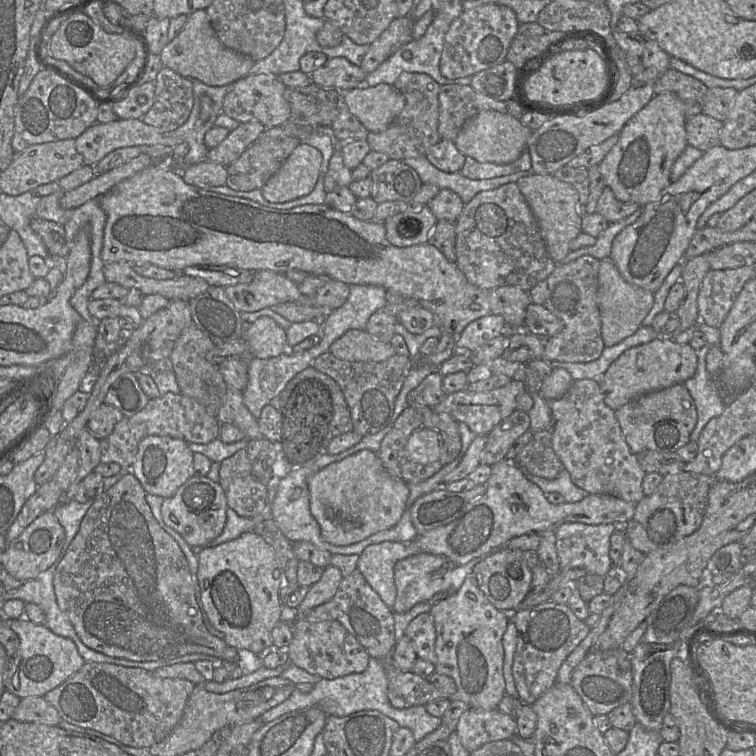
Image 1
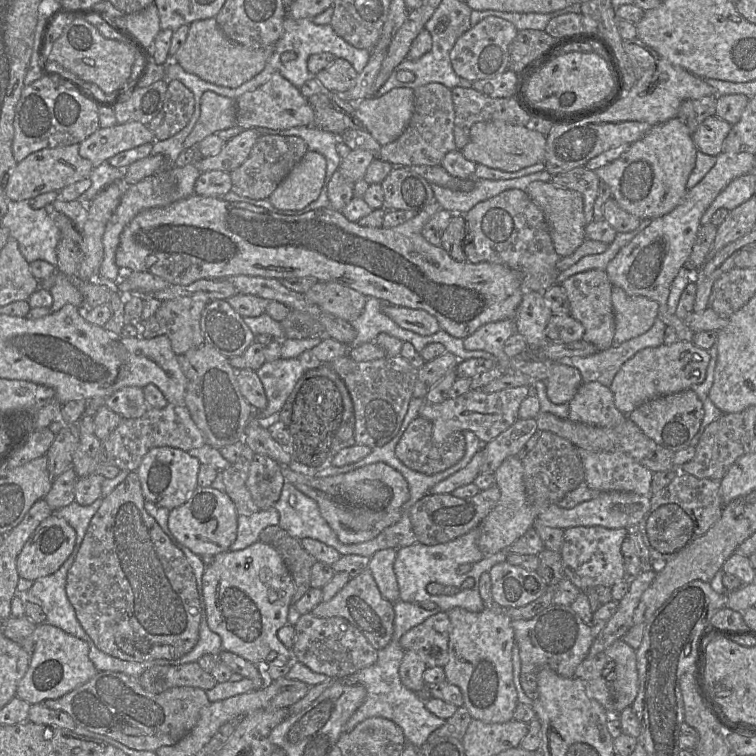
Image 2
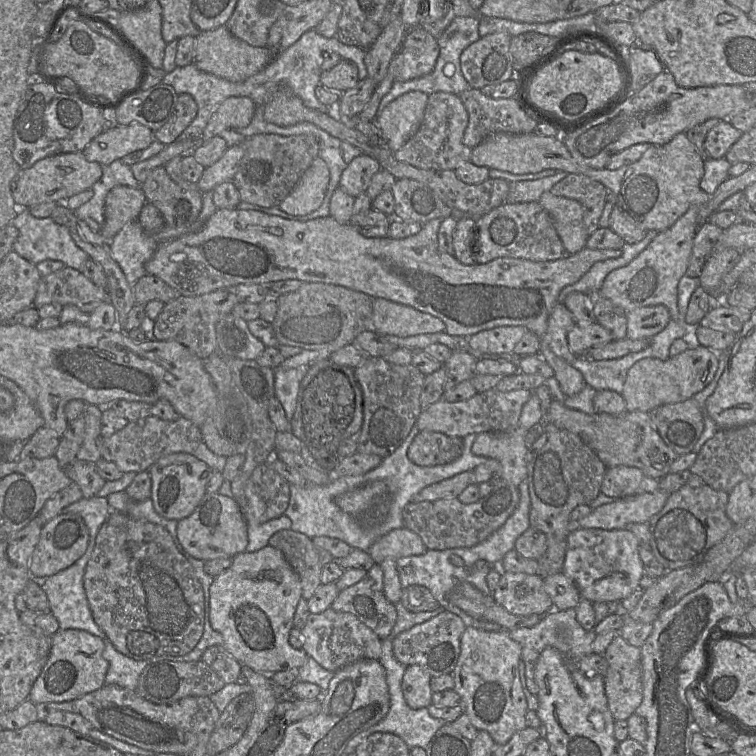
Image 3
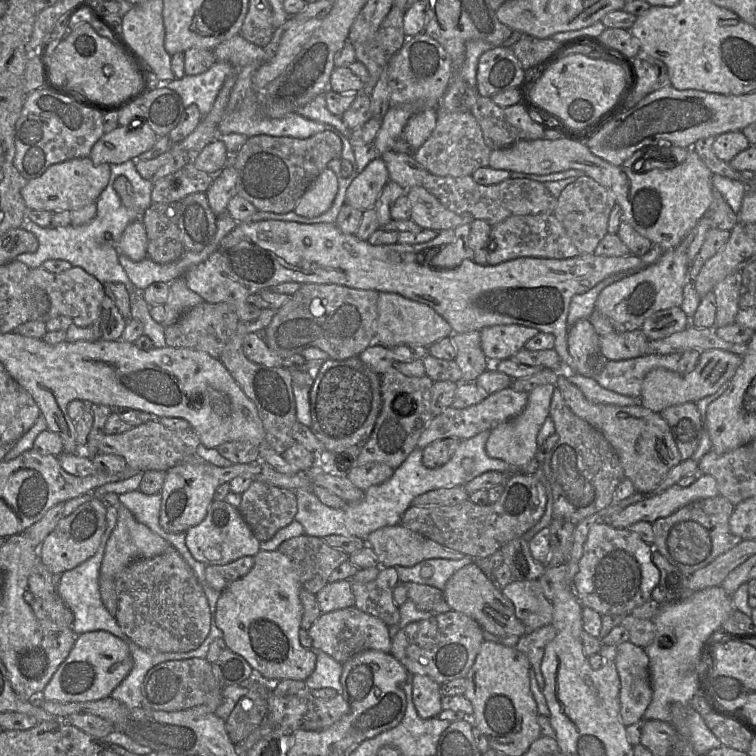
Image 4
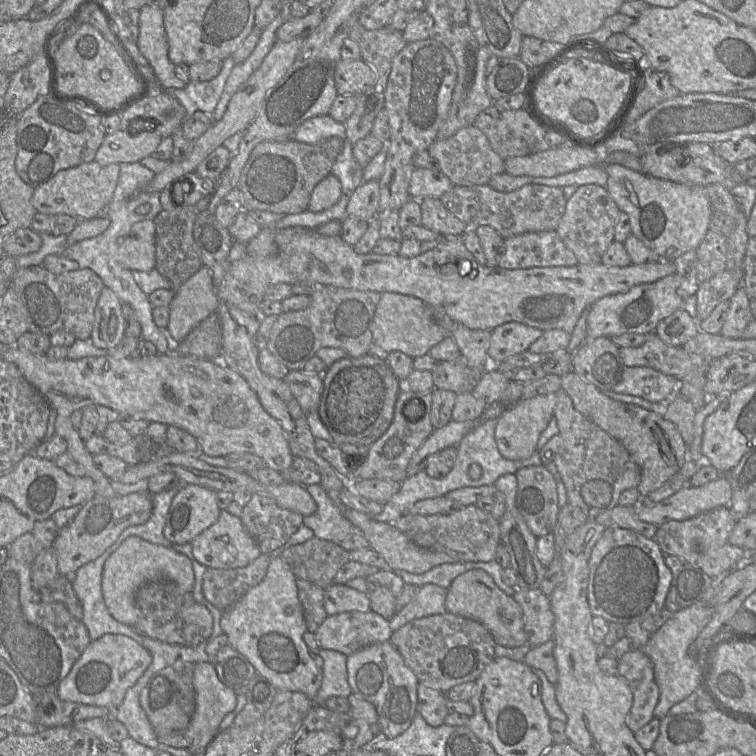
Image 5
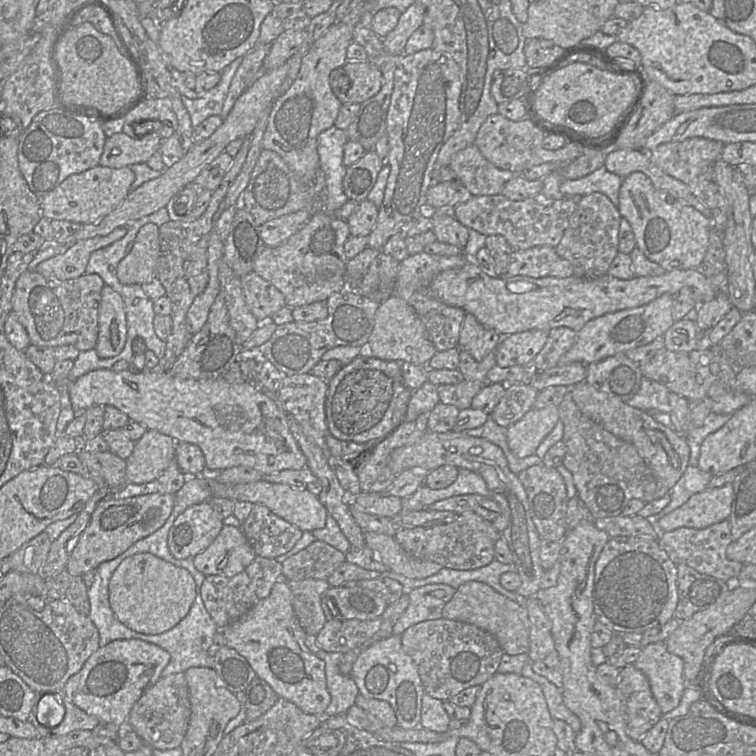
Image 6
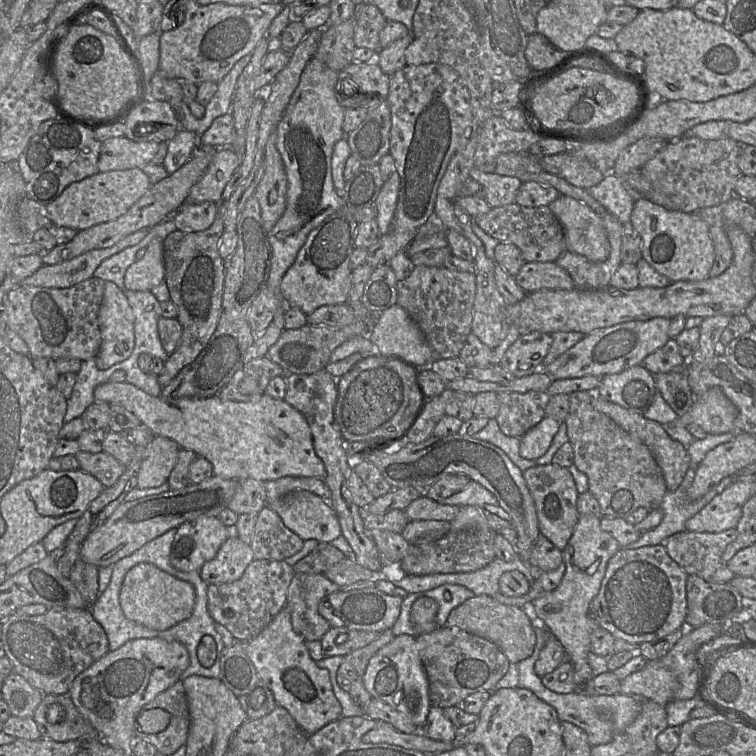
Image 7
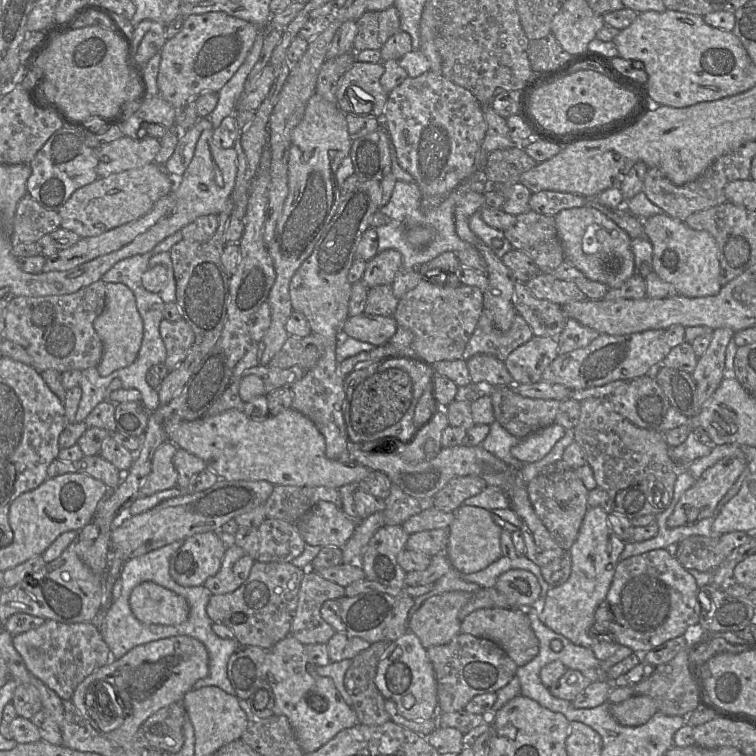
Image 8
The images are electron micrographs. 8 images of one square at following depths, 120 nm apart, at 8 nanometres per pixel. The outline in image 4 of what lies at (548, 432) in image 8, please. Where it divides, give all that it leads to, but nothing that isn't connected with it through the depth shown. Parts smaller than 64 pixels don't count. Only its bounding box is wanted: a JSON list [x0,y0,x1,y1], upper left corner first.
[485,384,555,469]

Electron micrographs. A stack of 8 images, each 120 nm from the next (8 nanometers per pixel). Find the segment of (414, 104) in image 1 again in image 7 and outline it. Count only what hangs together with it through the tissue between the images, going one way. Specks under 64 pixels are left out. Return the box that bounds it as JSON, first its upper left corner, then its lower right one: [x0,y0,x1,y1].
[470,167,522,208]

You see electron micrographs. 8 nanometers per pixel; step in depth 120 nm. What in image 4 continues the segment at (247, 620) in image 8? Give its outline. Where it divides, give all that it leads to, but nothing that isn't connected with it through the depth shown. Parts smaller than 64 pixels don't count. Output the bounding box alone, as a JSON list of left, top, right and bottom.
[206,556,254,592]

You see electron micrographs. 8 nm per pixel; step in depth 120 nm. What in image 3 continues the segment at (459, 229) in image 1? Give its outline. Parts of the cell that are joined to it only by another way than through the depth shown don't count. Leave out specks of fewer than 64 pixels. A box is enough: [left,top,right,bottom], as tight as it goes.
[472,201,570,264]

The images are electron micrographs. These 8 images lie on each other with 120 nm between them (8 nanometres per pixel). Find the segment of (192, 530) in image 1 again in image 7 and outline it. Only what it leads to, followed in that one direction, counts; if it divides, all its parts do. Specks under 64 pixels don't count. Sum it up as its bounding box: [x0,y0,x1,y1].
[199,537,254,584]

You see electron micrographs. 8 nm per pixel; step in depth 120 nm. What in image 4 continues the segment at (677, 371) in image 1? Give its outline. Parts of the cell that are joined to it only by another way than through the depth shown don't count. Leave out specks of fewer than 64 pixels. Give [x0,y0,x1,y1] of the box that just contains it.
[639,349,742,413]

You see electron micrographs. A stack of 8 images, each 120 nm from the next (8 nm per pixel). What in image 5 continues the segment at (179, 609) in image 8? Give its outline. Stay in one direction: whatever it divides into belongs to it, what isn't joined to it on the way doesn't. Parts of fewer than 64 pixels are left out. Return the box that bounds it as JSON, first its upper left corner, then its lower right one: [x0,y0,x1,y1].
[101,536,195,627]

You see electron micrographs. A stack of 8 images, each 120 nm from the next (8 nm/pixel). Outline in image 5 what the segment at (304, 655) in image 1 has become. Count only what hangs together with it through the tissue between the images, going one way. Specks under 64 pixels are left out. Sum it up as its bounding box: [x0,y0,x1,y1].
[314,611,389,656]

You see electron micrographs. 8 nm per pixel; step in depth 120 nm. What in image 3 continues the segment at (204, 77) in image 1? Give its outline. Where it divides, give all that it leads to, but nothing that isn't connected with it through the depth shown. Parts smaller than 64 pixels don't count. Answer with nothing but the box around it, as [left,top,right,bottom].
[194,27,272,82]

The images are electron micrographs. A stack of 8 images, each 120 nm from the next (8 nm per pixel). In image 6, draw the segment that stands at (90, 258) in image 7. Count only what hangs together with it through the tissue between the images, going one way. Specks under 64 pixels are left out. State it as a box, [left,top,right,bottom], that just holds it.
[35,226,127,281]

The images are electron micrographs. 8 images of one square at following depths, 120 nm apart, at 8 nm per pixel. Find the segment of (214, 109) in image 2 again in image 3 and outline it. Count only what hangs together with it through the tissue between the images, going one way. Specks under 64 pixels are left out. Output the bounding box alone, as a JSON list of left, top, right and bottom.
[201,97,255,141]

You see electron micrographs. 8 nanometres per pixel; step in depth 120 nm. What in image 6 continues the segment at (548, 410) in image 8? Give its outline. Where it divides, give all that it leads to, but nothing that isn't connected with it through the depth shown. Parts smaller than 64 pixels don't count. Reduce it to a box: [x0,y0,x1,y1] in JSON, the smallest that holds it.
[491,383,538,427]

